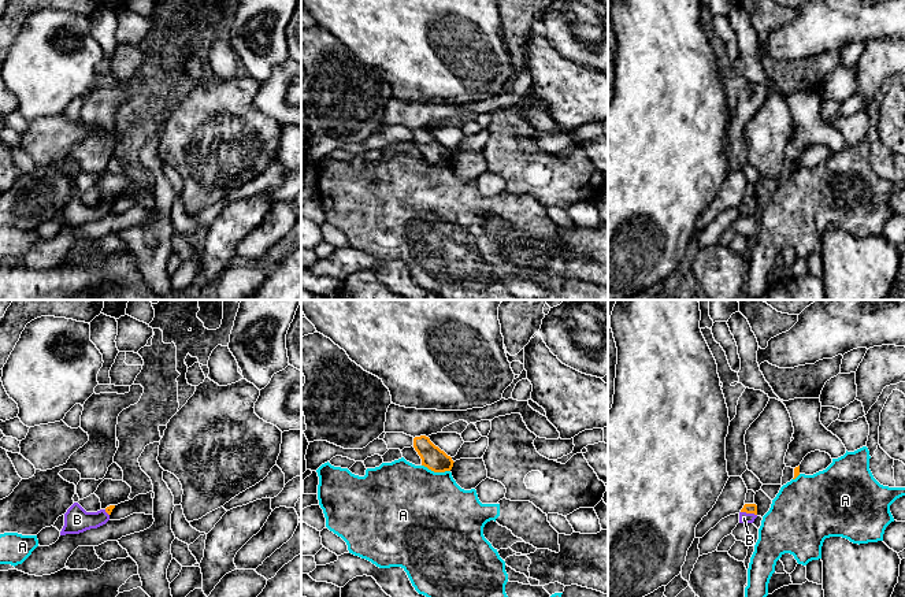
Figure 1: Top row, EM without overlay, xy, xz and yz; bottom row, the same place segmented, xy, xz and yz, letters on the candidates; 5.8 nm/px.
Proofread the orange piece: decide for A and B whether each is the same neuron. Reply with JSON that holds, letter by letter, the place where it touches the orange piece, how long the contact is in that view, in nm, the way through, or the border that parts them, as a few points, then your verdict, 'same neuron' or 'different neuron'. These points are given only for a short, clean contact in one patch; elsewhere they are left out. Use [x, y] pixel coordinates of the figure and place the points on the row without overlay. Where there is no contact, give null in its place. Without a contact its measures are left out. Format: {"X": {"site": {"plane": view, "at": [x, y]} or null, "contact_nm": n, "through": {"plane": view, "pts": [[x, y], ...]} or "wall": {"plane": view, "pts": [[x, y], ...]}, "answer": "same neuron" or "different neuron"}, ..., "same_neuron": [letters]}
{"A": {"site": {"plane": "xz", "at": [436, 164]}, "contact_nm": 170, "wall": {"plane": "xz", "pts": [[422, 158], [434, 164], [449, 164]]}, "answer": "different neuron"}, "B": {"site": {"plane": "yz", "at": [749, 206]}, "contact_nm": 100, "through": {"plane": "yz", "pts": [[749, 201], [749, 206], [744, 211]]}, "answer": "same neuron"}, "same_neuron": ["B"]}

